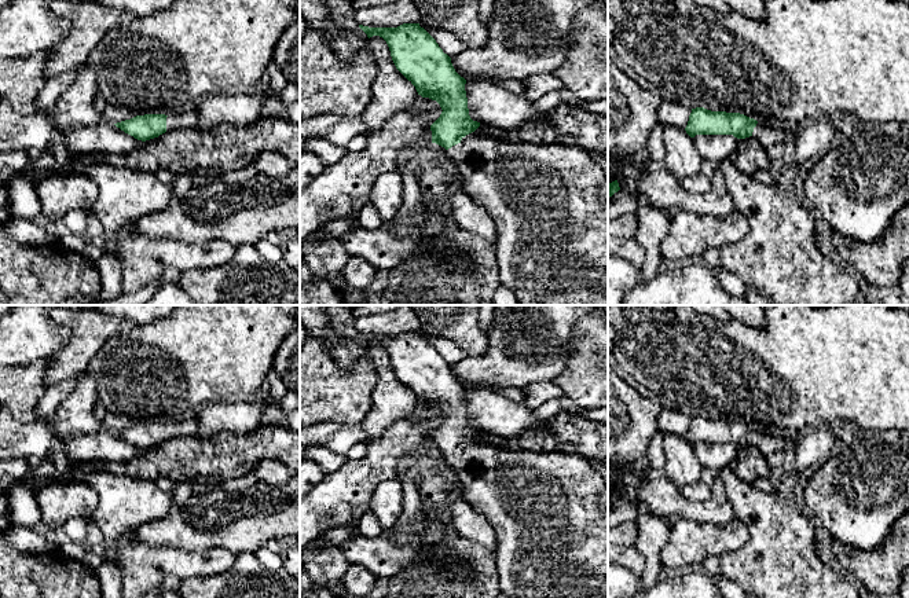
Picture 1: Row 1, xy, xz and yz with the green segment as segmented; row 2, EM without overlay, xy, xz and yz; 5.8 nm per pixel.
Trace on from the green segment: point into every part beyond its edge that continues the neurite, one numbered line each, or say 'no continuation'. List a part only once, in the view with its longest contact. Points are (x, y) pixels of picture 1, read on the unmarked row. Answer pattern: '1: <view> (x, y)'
1: xz (552, 538)

